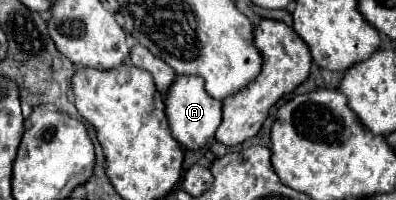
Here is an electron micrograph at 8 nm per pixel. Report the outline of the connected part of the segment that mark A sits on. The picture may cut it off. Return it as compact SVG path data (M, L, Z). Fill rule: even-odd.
M177 75L175 83L169 89L169 95L165 97L165 105L167 105L167 117L169 117L173 137L181 143L183 149L199 151L213 143L215 131L221 125L223 109L221 109L221 101L217 101L205 93L201 77Z

